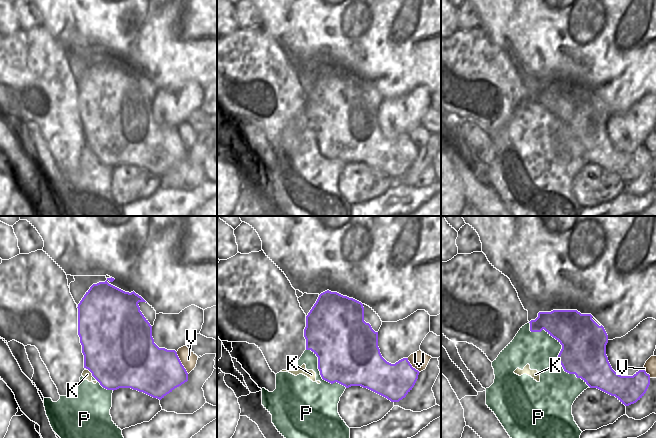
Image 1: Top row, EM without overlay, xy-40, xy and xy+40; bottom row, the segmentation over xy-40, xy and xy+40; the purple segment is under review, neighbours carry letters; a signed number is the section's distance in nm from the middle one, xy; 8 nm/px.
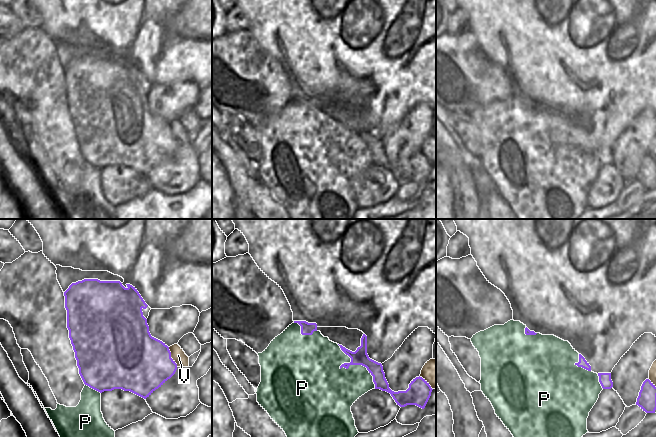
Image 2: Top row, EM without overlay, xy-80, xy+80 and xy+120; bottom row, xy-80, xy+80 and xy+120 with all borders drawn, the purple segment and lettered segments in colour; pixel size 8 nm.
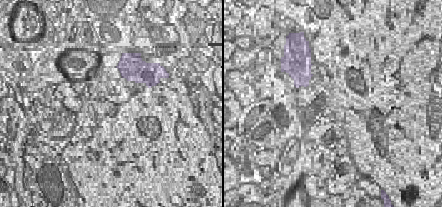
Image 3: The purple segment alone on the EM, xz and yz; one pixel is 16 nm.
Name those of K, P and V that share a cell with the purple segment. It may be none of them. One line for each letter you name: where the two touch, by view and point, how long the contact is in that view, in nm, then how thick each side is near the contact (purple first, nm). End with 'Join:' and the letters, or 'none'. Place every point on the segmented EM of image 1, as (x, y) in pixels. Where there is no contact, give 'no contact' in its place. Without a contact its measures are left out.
Join: none

